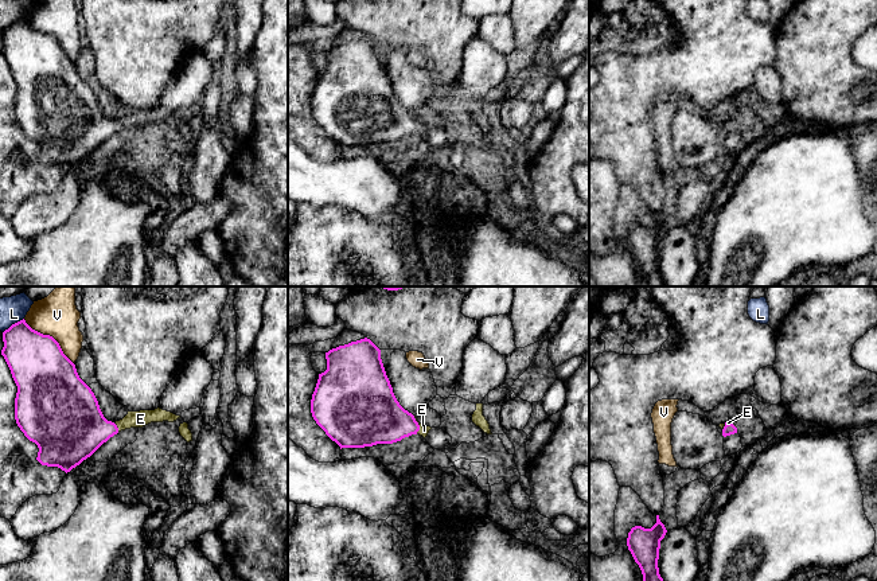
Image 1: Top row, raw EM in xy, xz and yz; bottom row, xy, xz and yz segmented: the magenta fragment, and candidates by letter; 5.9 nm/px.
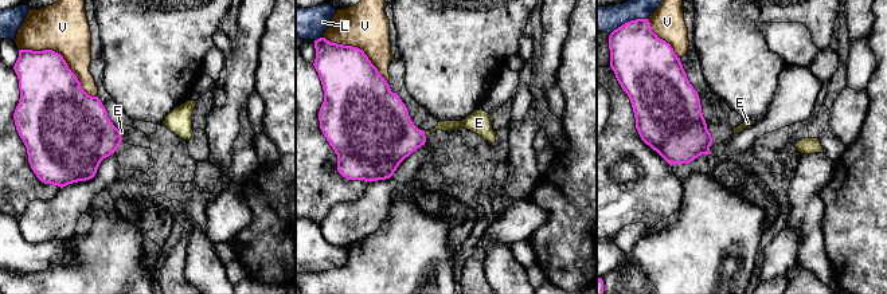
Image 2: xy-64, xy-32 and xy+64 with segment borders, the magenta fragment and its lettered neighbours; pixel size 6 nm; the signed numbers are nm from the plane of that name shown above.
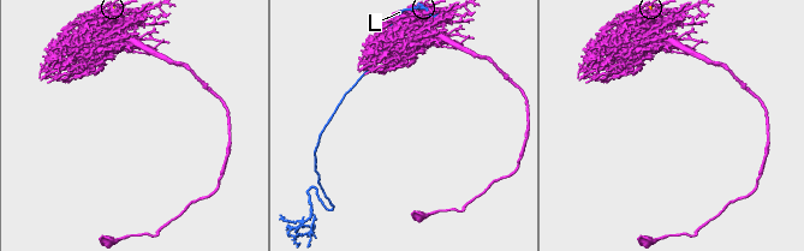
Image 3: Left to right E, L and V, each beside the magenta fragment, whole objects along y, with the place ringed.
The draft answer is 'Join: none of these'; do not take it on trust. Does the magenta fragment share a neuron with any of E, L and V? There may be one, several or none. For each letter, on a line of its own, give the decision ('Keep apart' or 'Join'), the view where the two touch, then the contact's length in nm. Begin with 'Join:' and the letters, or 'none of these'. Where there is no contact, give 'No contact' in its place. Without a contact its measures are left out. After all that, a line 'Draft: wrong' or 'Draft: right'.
Join: E
E: Join. Touches magenta in xz. Shared border 110 nm
L: Keep apart. Touches magenta in xy. Shared border 160 nm
V: Keep apart. Touches magenta in xy. Shared border 400 nm
Draft: wrong

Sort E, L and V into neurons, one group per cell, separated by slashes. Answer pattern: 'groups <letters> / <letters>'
groups E / L / V

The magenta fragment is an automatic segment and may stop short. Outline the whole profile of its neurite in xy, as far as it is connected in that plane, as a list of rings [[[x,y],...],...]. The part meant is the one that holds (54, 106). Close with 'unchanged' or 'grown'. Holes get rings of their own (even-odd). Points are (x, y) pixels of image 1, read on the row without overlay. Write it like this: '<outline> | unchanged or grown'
[[[23,17],[3,31],[3,40],[1,54],[17,85],[15,118],[24,134],[38,144],[36,159],[42,164],[58,165],[67,172],[121,129],[143,126],[151,121],[174,121],[180,117],[157,106],[128,110],[120,120],[108,120],[94,91],[79,77],[75,63],[63,52],[52,35],[32,28]]] | grown

